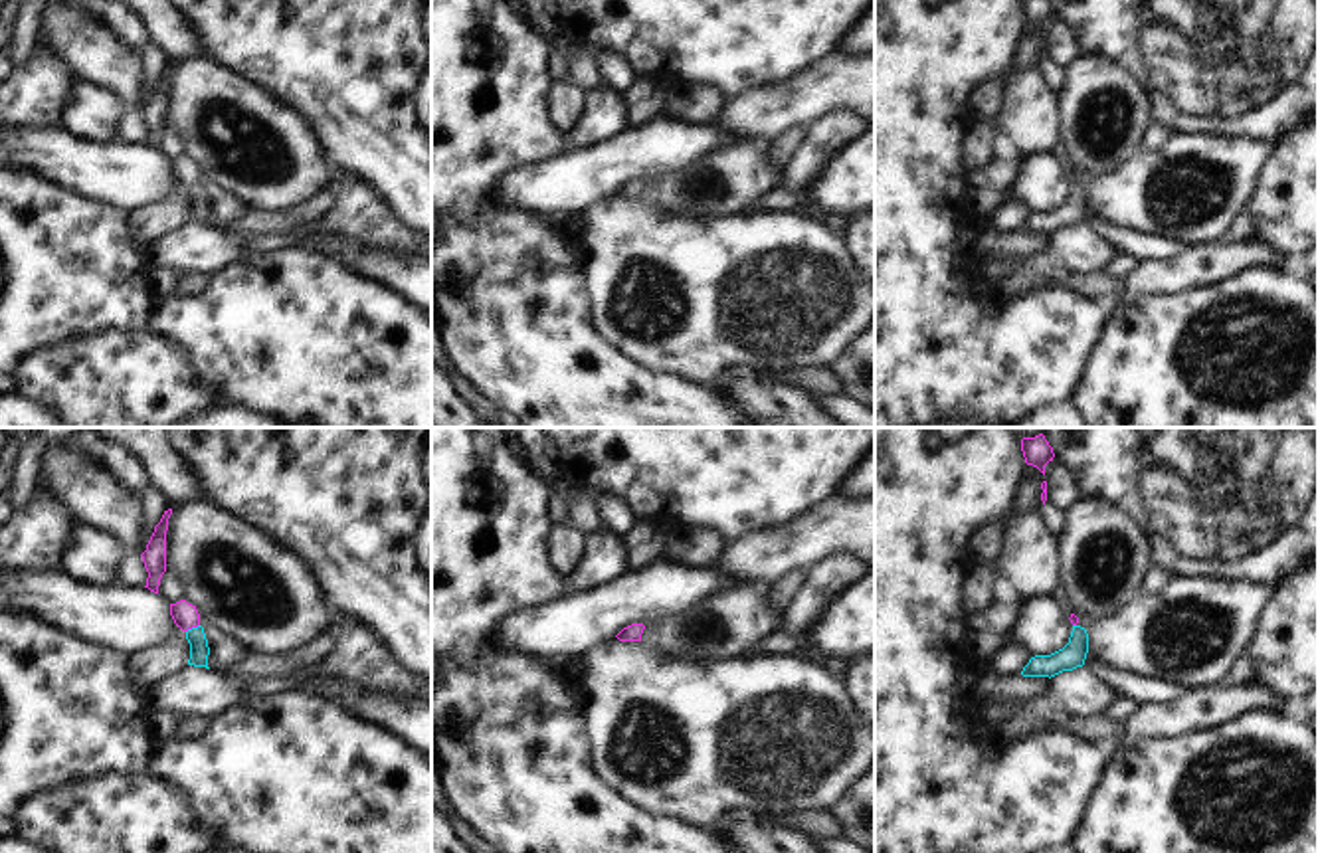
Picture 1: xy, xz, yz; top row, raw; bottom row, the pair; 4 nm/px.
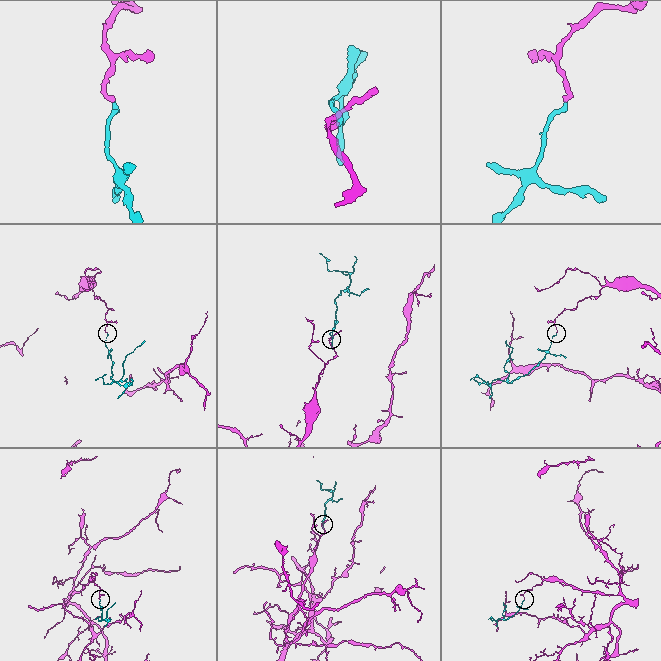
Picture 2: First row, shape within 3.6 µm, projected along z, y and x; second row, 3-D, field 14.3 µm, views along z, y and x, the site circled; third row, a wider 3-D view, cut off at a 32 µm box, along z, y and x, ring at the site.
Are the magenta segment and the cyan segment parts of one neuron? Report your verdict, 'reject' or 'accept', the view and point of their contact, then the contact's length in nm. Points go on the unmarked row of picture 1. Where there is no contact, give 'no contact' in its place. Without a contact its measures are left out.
accept | xy (192, 183) | 70 nm

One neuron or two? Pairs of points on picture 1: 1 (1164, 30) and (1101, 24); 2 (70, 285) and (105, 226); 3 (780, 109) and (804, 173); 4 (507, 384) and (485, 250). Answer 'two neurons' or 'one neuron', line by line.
1: one neuron
2: one neuron
3: two neurons
4: one neuron

